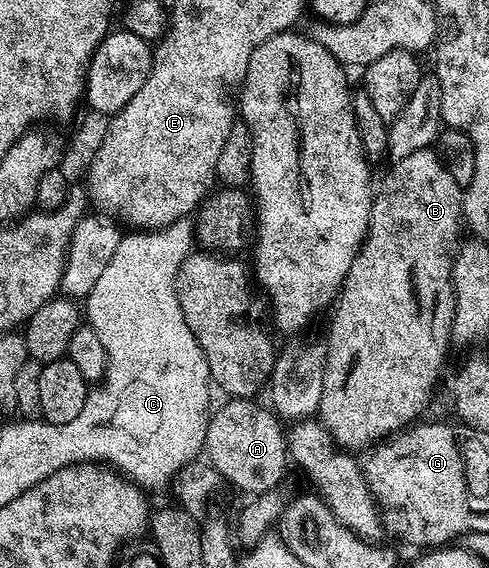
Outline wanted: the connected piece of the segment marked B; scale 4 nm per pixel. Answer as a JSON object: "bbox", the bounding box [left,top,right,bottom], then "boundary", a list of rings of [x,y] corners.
{"bbox":[318,149,462,452],"boundary":[[[435,149],[410,152],[410,156],[402,156],[391,163],[388,175],[379,179],[378,189],[372,200],[368,235],[360,245],[360,251],[350,264],[350,272],[346,272],[340,292],[331,307],[332,319],[328,322],[328,342],[324,352],[324,375],[322,376],[322,398],[318,411],[319,421],[324,423],[329,437],[345,452],[367,451],[377,444],[383,443],[389,436],[403,431],[413,425],[421,417],[420,413],[428,406],[432,393],[436,390],[436,381],[440,378],[440,369],[444,366],[444,357],[448,354],[448,346],[452,342],[452,317],[456,303],[456,290],[452,286],[452,259],[458,250],[460,226],[462,230],[462,187],[456,183],[454,176],[440,161],[440,155]]]}

